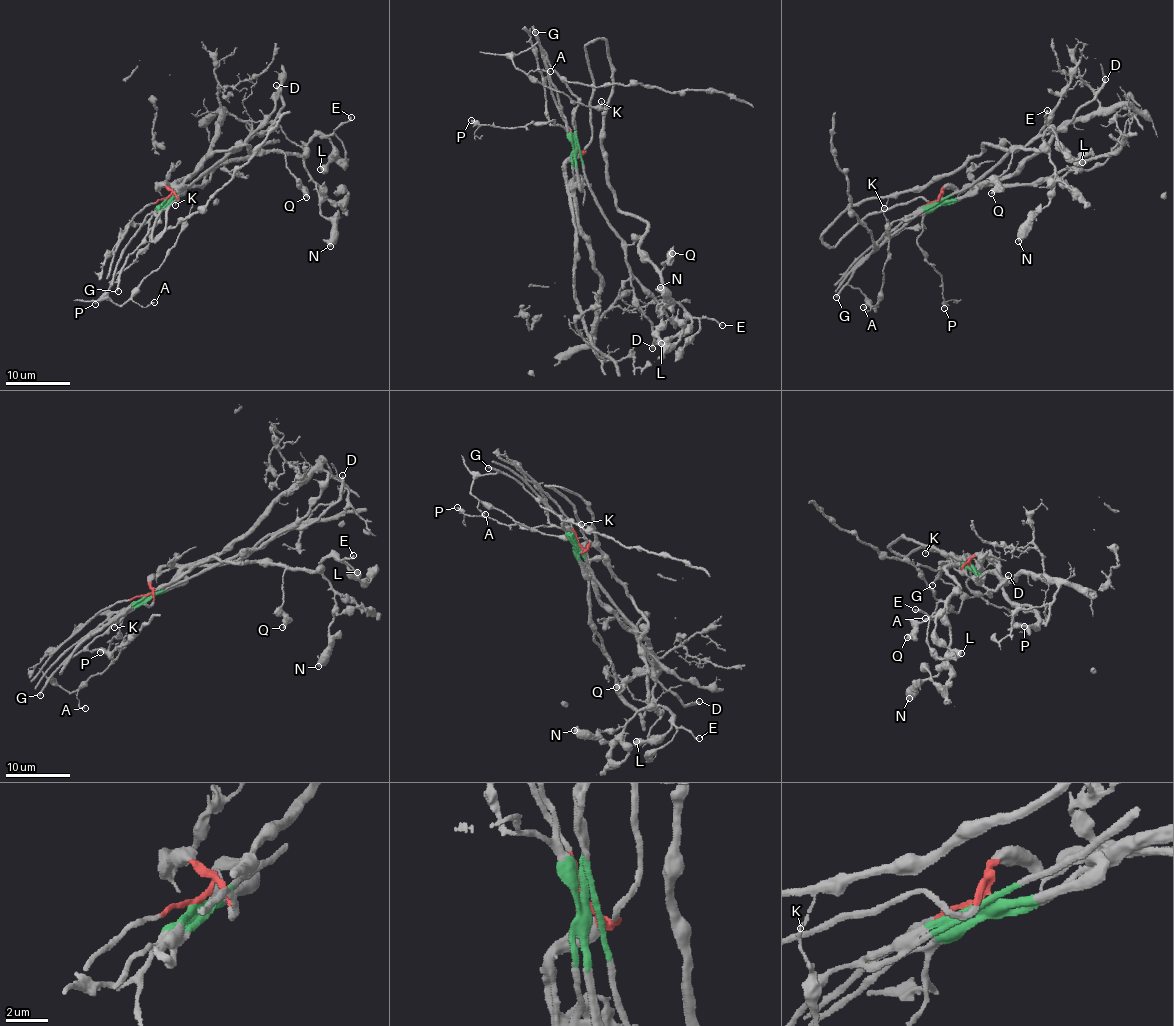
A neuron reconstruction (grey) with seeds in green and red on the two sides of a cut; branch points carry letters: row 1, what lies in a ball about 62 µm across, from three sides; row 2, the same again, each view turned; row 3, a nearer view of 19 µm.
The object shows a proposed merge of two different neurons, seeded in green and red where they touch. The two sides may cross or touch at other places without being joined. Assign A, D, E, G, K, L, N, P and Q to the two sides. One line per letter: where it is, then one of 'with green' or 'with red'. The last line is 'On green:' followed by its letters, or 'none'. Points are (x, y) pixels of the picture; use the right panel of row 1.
A: place (863, 307); with green
D: place (1105, 79); with green
E: place (1047, 110); with red
G: place (836, 297); with green
K: place (884, 208); with red
L: place (1082, 162); with red
N: place (1018, 241); with red
P: place (944, 308); with green
Q: place (991, 193); with red
On green: A, D, G, P

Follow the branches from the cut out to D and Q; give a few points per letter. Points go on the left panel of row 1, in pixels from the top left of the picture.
D: (166, 199), (173, 197), (231, 152), (239, 150), (254, 134), (269, 128), (283, 106), (276, 86)
Q: (166, 199), (178, 202), (164, 202), (155, 241), (179, 188), (211, 155), (245, 145), (281, 151), (307, 197)

